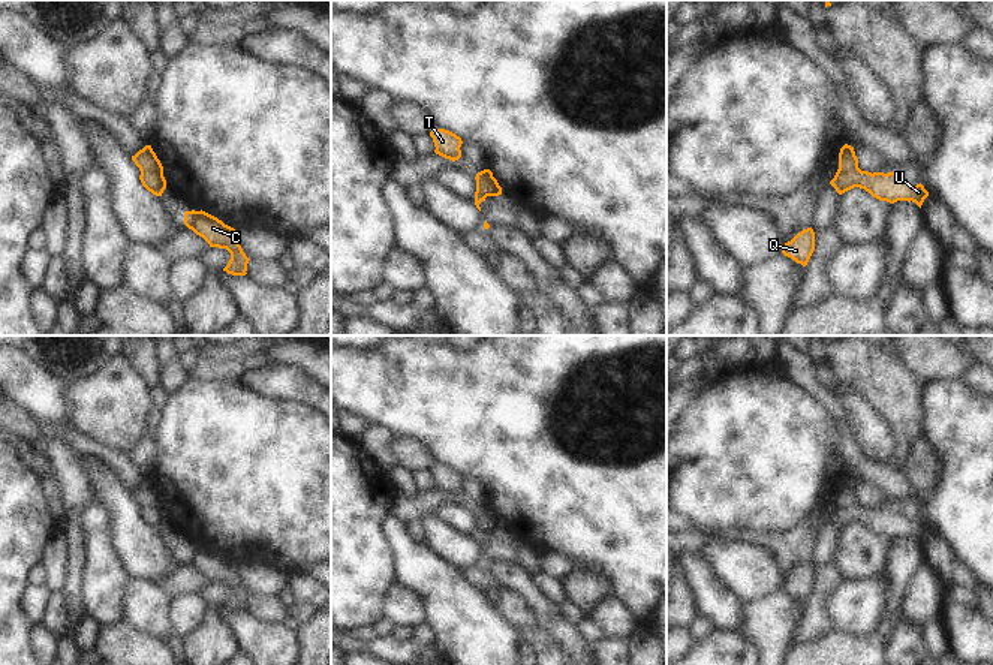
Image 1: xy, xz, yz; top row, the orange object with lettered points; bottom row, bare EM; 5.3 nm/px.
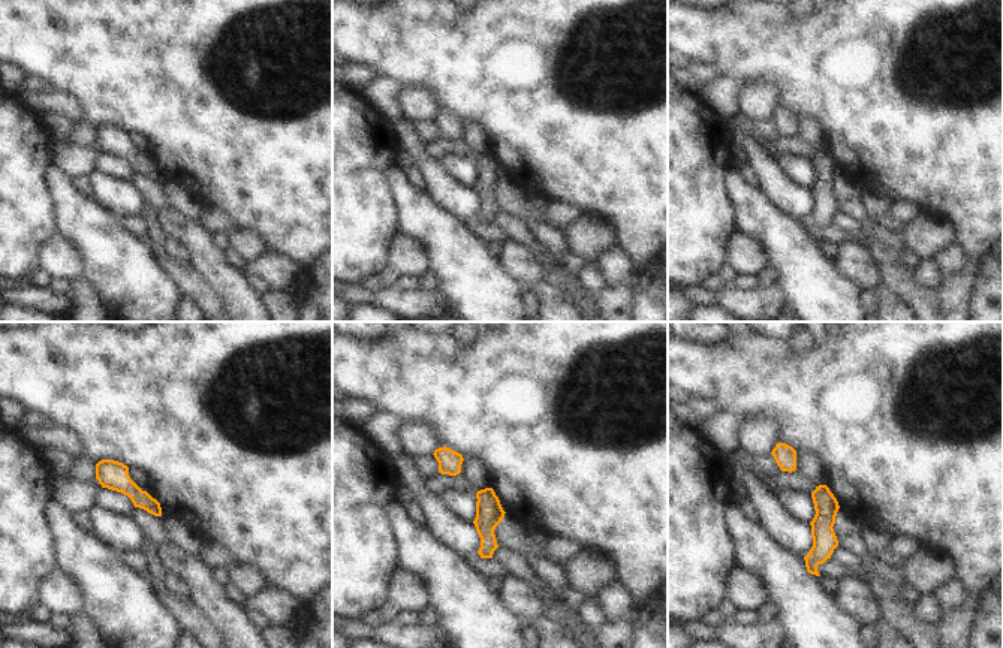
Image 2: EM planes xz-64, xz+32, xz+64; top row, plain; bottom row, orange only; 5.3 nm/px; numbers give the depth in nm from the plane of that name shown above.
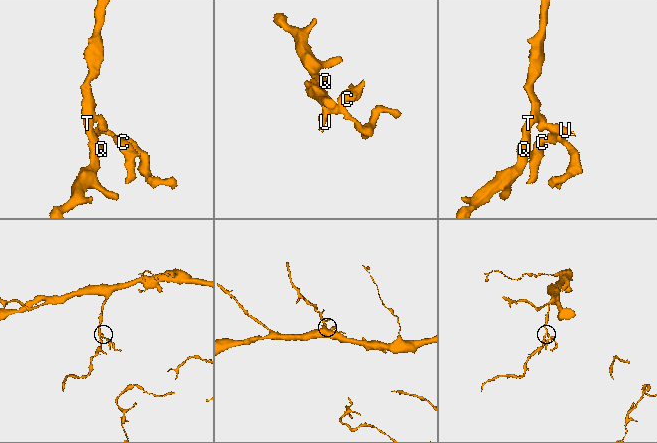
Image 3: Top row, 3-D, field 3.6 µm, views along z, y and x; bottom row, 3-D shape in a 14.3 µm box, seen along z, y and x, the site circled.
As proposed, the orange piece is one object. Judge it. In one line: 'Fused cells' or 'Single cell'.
Fused cells

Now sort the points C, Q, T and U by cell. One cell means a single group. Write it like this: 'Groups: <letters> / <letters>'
Groups: C U / Q T

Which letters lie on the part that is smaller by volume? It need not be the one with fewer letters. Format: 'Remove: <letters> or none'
Remove: C, U

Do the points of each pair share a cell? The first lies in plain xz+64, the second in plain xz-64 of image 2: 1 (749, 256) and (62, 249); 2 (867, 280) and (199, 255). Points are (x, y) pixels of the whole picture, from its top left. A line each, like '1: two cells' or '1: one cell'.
1: one cell
2: two cells

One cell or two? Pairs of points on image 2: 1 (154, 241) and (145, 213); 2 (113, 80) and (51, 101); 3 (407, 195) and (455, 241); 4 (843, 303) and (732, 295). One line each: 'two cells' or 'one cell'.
1: one cell
2: two cells
3: one cell
4: two cells

